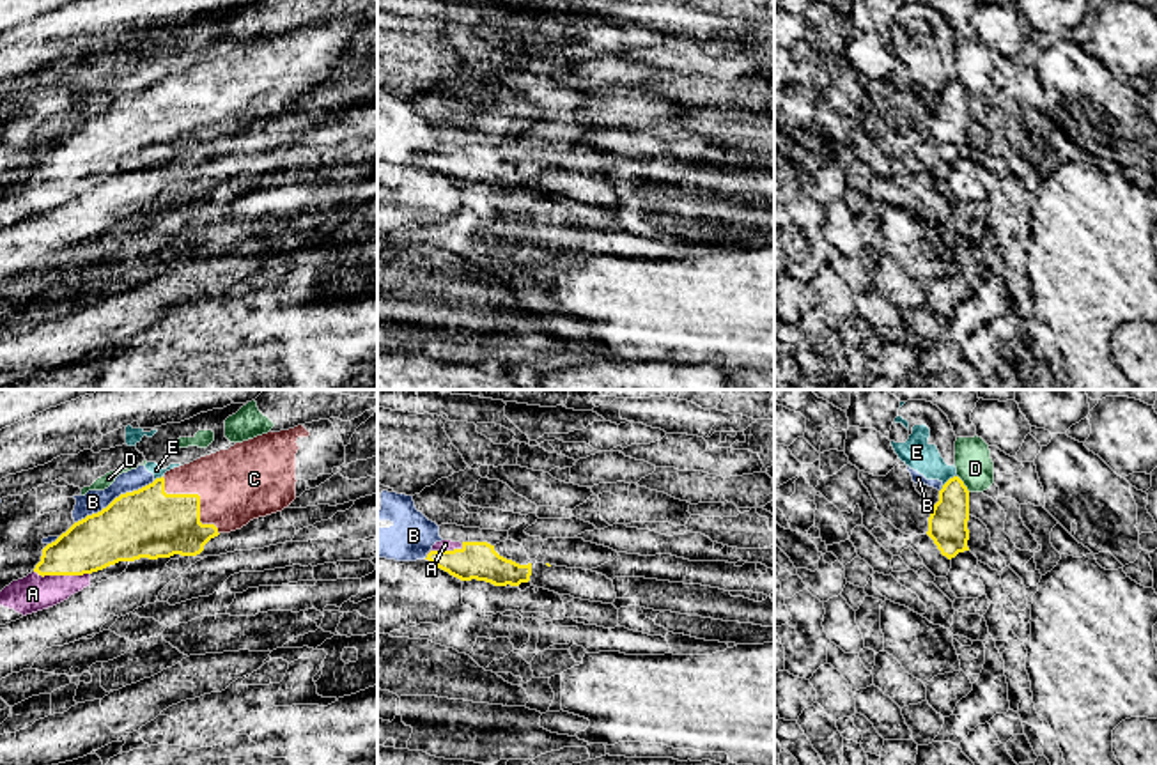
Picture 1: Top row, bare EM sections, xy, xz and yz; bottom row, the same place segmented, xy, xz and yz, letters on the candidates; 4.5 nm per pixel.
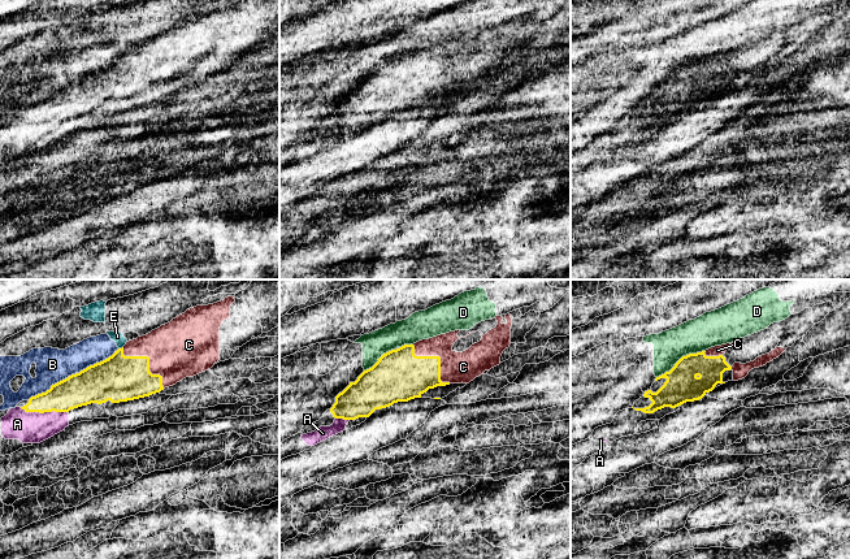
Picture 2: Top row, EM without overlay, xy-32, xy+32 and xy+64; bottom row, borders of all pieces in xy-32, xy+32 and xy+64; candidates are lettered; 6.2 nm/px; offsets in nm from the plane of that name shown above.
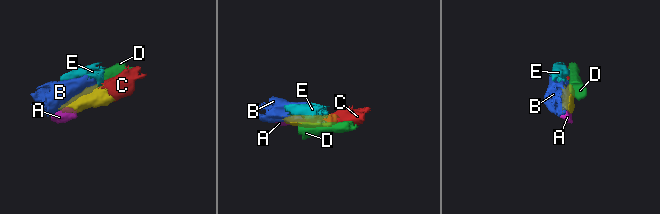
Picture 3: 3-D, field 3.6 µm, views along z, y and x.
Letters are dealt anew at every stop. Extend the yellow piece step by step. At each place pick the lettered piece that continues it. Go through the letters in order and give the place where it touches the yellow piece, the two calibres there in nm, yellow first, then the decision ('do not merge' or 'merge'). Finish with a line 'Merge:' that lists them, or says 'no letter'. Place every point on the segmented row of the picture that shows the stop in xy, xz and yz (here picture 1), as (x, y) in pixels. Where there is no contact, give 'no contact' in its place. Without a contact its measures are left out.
A: meets yellow in xy at (62, 574); 240 nm thick on the yellow side, 170 nm on the other; merge
B: meets yellow in xy at (116, 498); 320 nm thick on the yellow side, 100 nm on the other; do not merge
C: meets yellow in xy at (199, 496); 300 nm thick on the yellow side, 340 nm on the other; merge
D: meets yellow in yz at (962, 484); 180 nm thick on the yellow side, 170 nm on the other; do not merge
E: meets yellow in yz at (947, 482); 180 nm thick on the yellow side, 140 nm on the other; do not merge
Merge: A, C

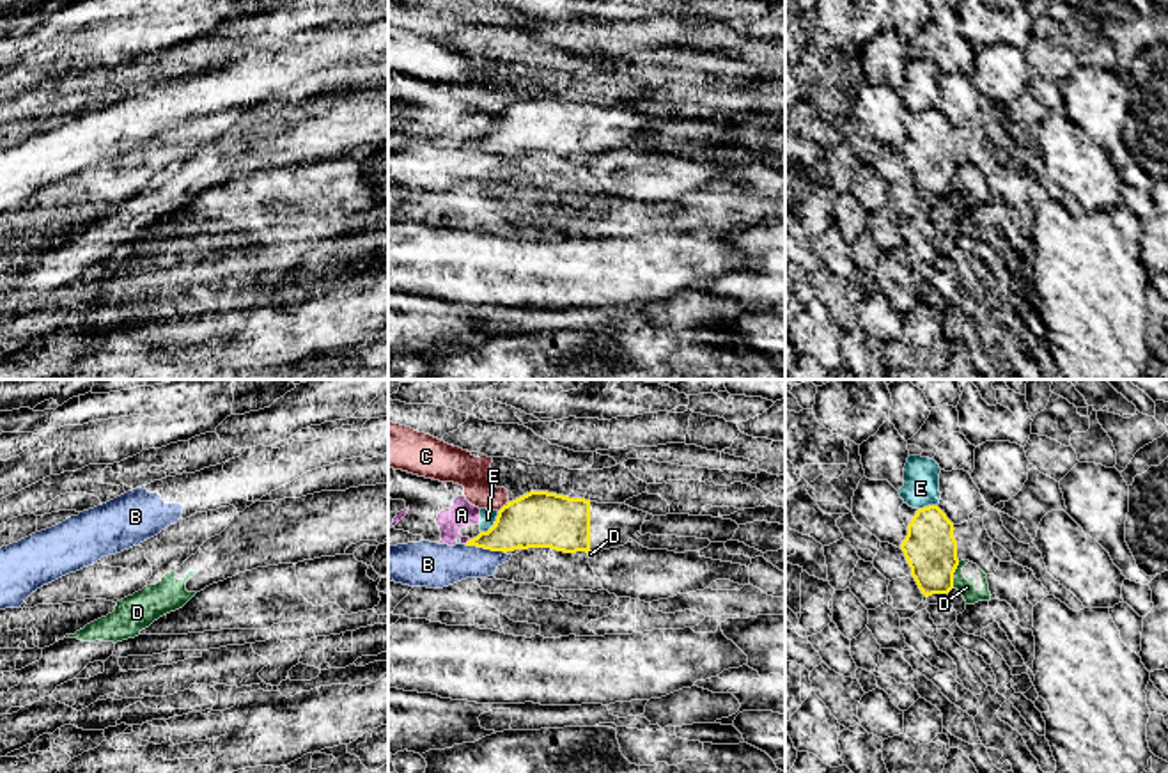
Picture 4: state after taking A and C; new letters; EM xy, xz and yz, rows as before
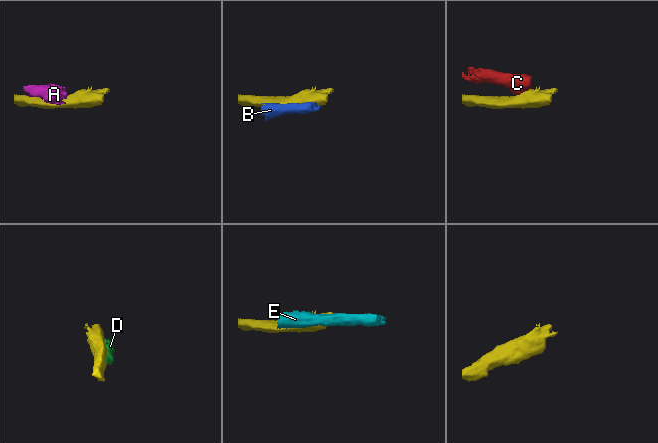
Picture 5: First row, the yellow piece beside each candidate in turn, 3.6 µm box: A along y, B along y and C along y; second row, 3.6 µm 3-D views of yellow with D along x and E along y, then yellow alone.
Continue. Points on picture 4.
A: meets yellow in xz at (468, 541); 220 nm thick on the yellow side, 120 nm on the other; do not merge
B: meets yellow in xz at (486, 548); 240 nm thick on the yellow side, 200 nm on the other; do not merge
C: meets yellow in xz at (504, 506); 260 nm thick on the yellow side, 160 nm on the other; do not merge
D: meets yellow in yz at (952, 575); 240 nm thick on the yellow side, 80 nm on the other; do not merge
E: meets yellow in xz at (495, 523); 260 nm thick on the yellow side, 70 nm on the other; do not merge
Merge: no letter

